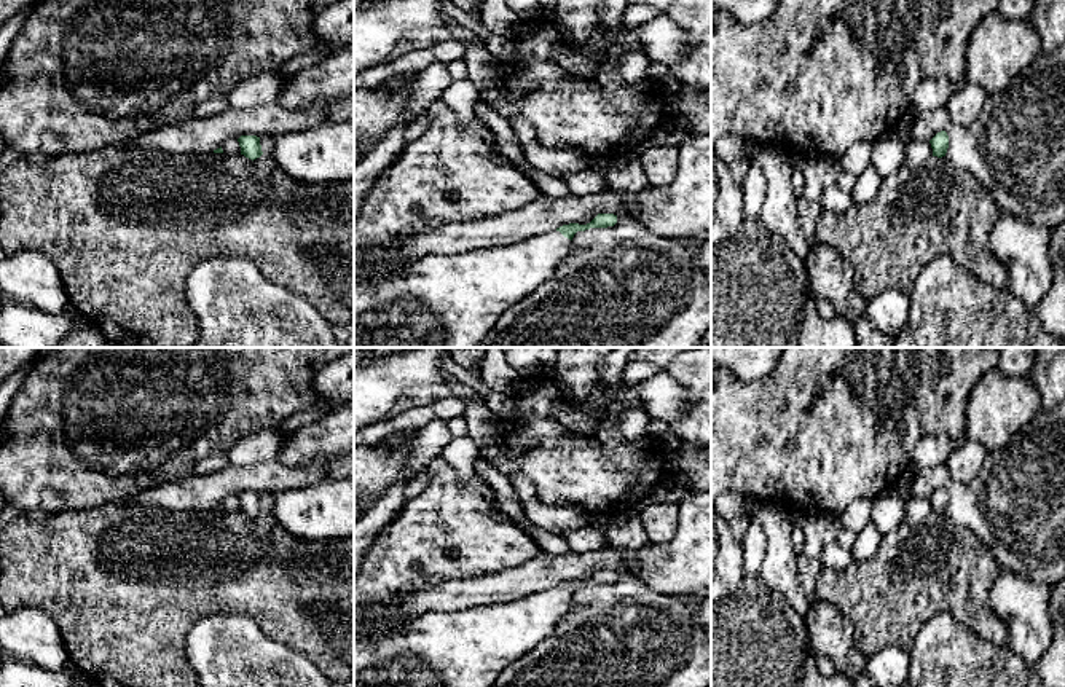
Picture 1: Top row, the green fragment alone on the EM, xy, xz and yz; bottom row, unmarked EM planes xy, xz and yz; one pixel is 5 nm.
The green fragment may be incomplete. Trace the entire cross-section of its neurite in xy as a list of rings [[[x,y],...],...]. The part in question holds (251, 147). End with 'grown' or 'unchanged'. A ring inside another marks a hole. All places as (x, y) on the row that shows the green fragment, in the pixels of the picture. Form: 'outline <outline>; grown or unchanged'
outline [[[241,135],[238,139],[239,147],[241,147],[241,155],[244,155],[249,159],[257,159],[263,155],[261,145],[260,145],[260,137],[257,135]]]; unchanged

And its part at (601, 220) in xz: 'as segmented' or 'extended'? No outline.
extended

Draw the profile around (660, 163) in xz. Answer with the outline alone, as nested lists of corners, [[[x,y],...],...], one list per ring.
[[[654,147],[643,151],[638,158],[650,186],[666,186],[678,174],[676,148]]]

